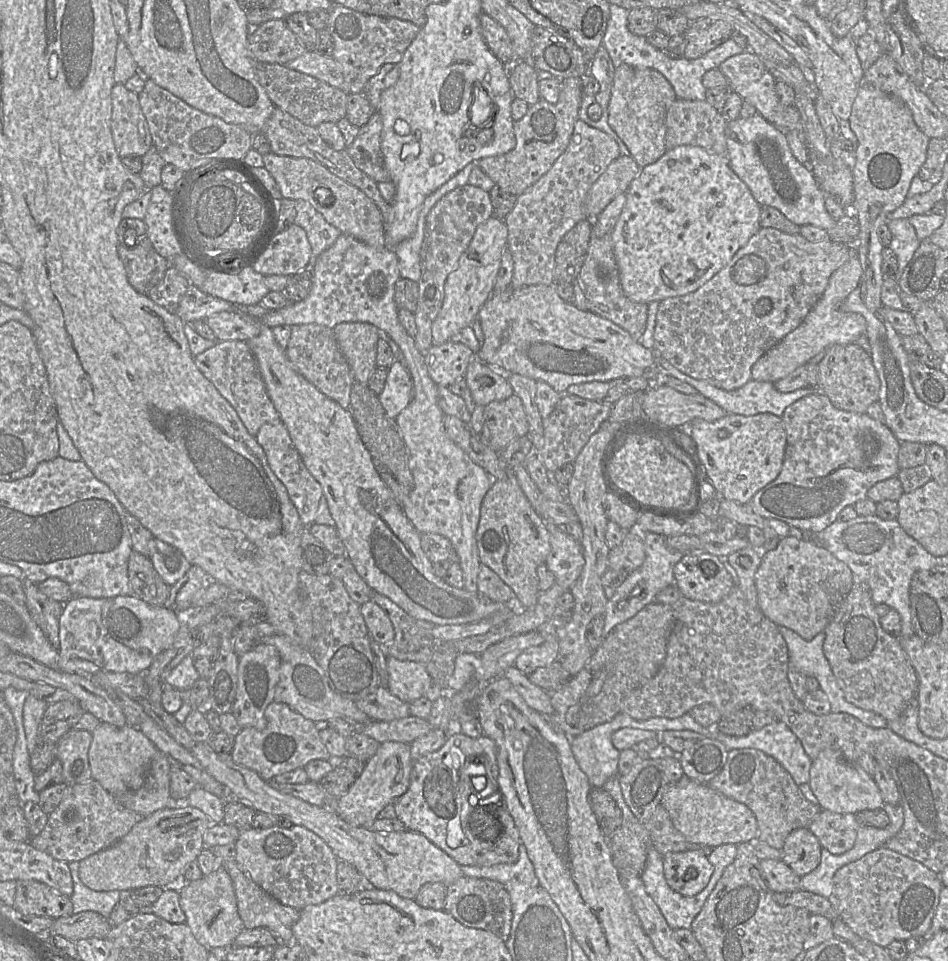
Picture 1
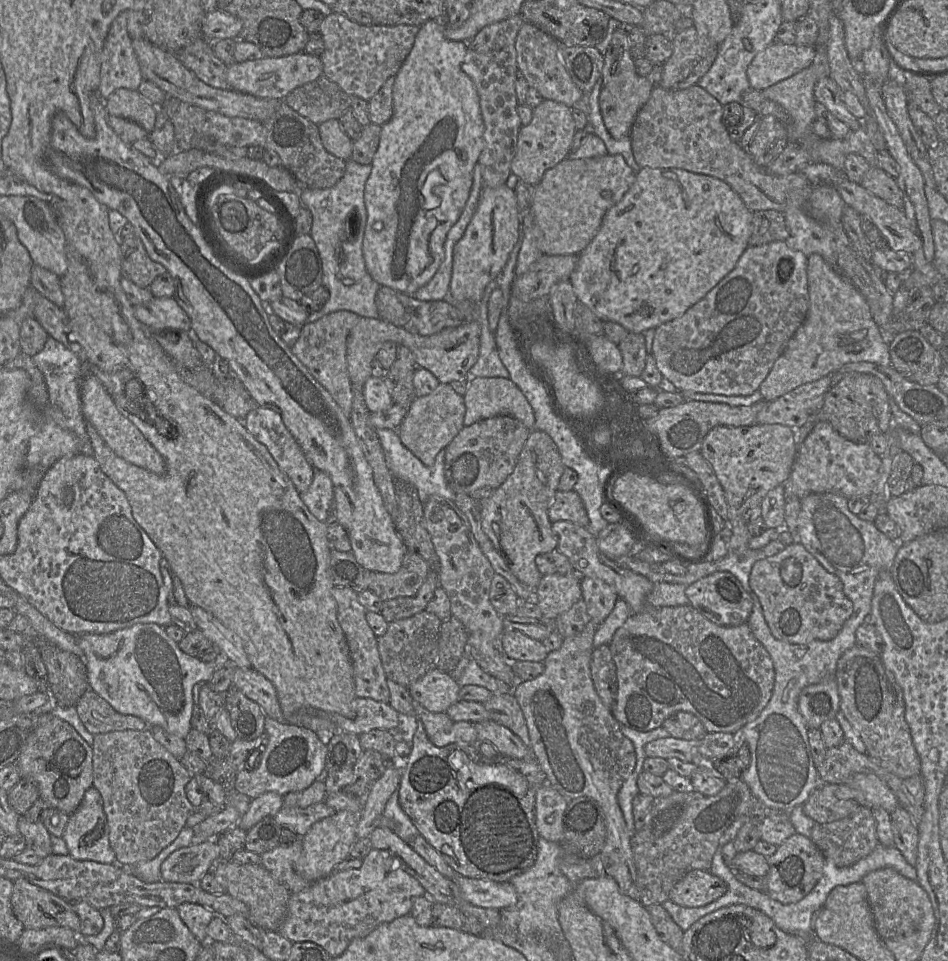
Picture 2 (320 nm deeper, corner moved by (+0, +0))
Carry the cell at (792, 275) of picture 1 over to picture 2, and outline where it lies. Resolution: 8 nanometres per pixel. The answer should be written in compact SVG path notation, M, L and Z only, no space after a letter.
M772 241L759 246L748 246L741 254L735 267L718 284L716 284L701 300L692 305L682 316L656 327L652 355L662 376L671 381L678 391L712 393L725 396L749 396L759 389L767 377L773 364L784 352L788 341L804 322L809 308L807 281L808 257L801 251L788 247L785 241Z

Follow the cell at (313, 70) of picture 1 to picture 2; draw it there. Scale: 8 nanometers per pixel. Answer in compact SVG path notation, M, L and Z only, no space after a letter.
M305 51L281 57L263 57L257 60L235 62L227 69L227 83L231 90L258 98L280 100L284 100L294 89L321 76L324 76L321 58L307 54Z

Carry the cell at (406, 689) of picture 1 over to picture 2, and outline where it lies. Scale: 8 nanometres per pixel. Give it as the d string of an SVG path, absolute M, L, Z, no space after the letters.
M435 668L412 683L408 687L408 690L416 704L420 704L433 713L446 713L451 705L459 701L460 688L461 686L459 686L458 682L450 675L450 673Z

